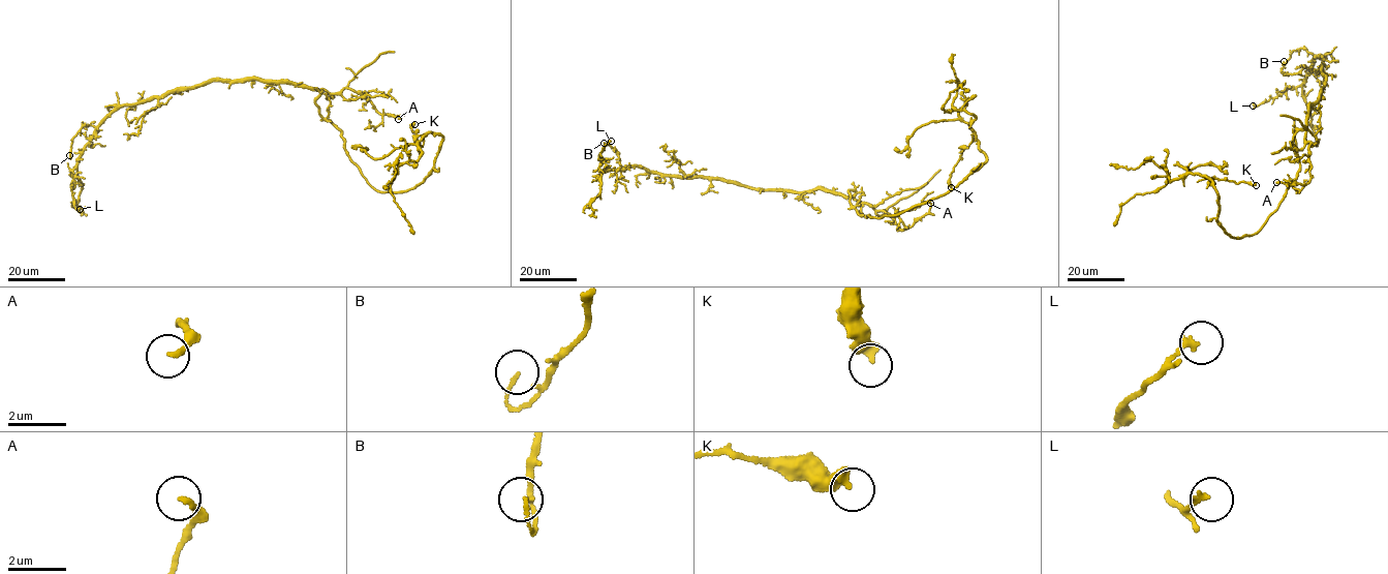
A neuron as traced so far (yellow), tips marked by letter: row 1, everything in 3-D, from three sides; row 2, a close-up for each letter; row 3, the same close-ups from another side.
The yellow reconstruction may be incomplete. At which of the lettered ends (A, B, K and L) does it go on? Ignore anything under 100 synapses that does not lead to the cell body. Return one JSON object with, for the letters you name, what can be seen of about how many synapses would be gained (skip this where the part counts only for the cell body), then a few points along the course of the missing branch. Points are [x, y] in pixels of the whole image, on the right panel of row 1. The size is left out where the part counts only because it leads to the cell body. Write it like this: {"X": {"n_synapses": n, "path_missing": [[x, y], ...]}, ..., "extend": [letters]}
{"extend": []}

